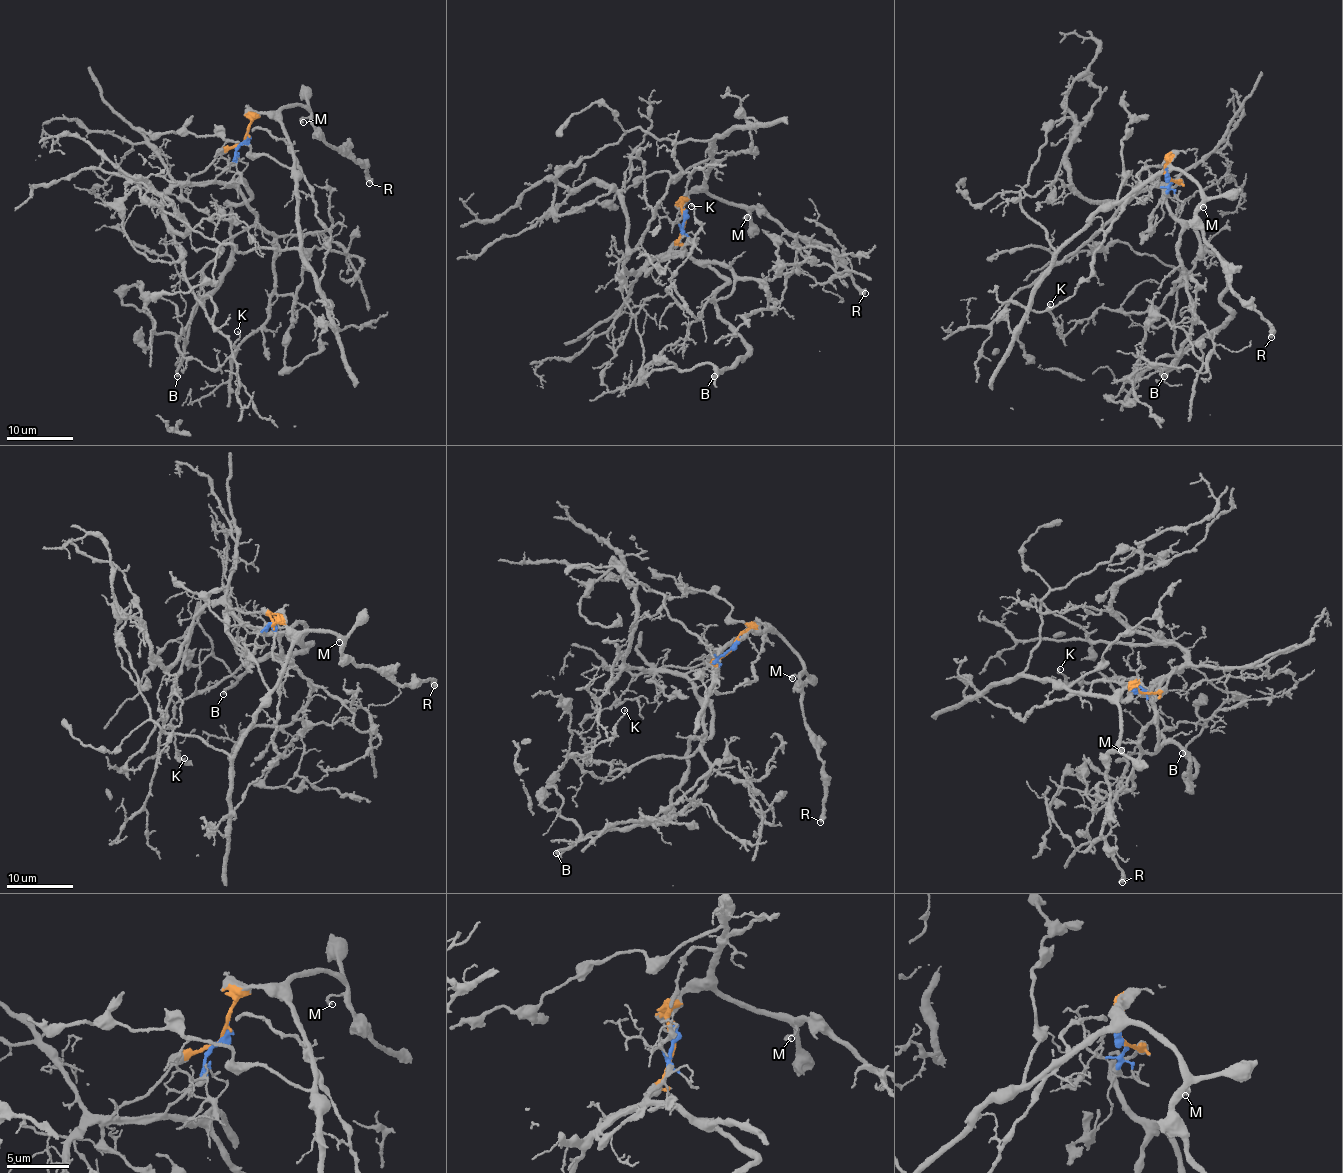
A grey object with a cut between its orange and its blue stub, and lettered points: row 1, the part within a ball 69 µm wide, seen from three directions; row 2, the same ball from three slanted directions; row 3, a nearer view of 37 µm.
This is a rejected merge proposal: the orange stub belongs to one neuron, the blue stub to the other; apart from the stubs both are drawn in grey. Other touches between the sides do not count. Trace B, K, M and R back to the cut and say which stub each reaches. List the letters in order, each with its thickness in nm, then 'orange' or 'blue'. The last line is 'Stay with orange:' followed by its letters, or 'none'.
B: 360 nm | blue
K: 140 nm | blue
M: 220 nm | orange
R: 480 nm | orange
Stay with orange: M, R

